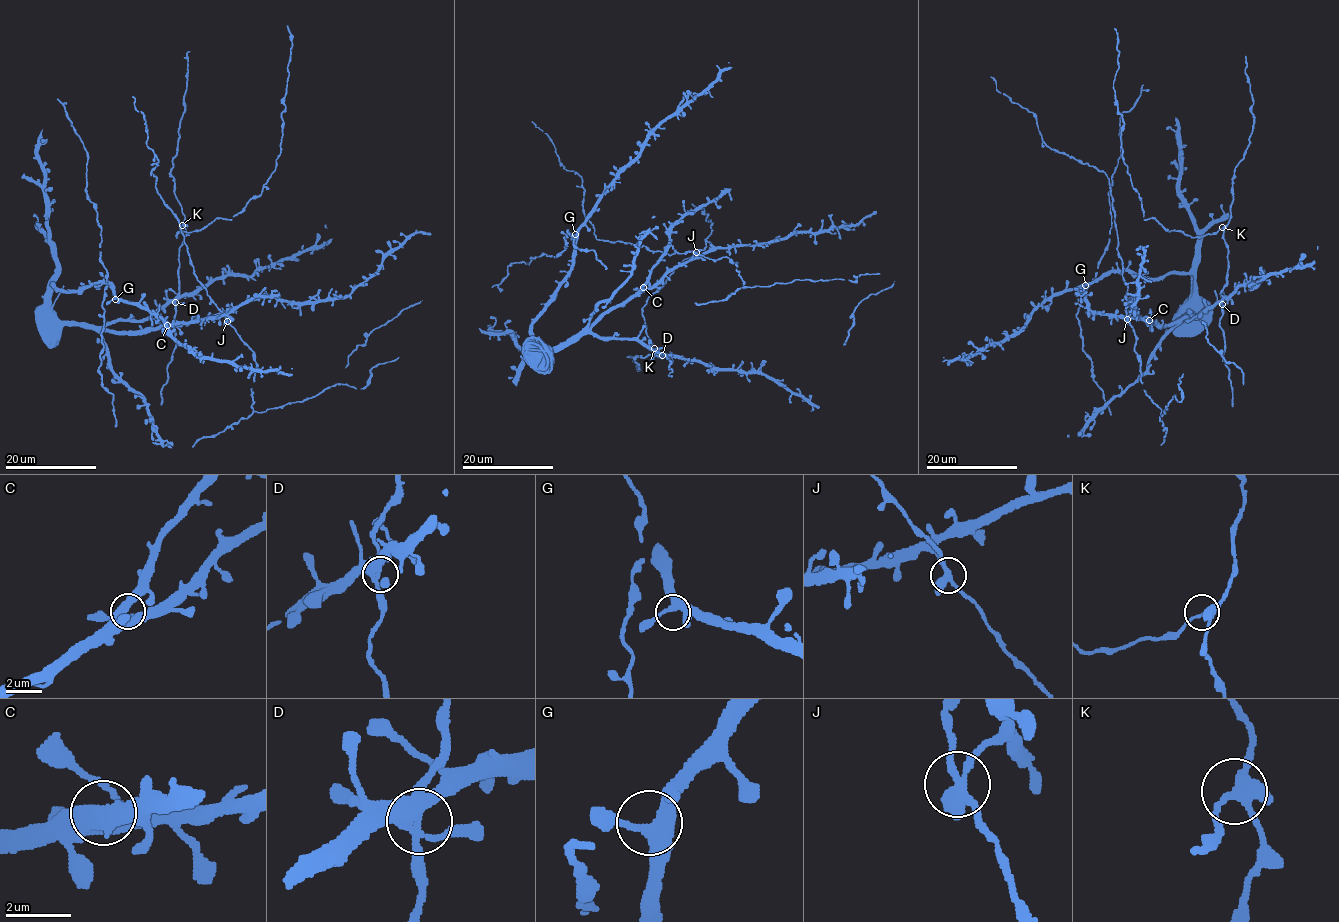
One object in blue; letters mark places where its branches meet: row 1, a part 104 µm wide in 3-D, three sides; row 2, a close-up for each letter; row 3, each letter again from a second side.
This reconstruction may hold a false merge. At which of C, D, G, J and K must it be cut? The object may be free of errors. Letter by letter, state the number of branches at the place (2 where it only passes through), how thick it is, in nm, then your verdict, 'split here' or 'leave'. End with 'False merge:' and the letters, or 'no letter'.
C: branches 3; calibre 440 nm; leave
D: branches 4; calibre 400 nm; leave
G: branches 3; calibre 340 nm; leave
J: branches 4; calibre 320 nm; leave
K: branches 4; calibre 320 nm; leave
False merge: no letter

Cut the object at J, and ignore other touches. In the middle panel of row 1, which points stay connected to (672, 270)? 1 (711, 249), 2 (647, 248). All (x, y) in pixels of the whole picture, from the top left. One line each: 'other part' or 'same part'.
1: same part
2: other part

